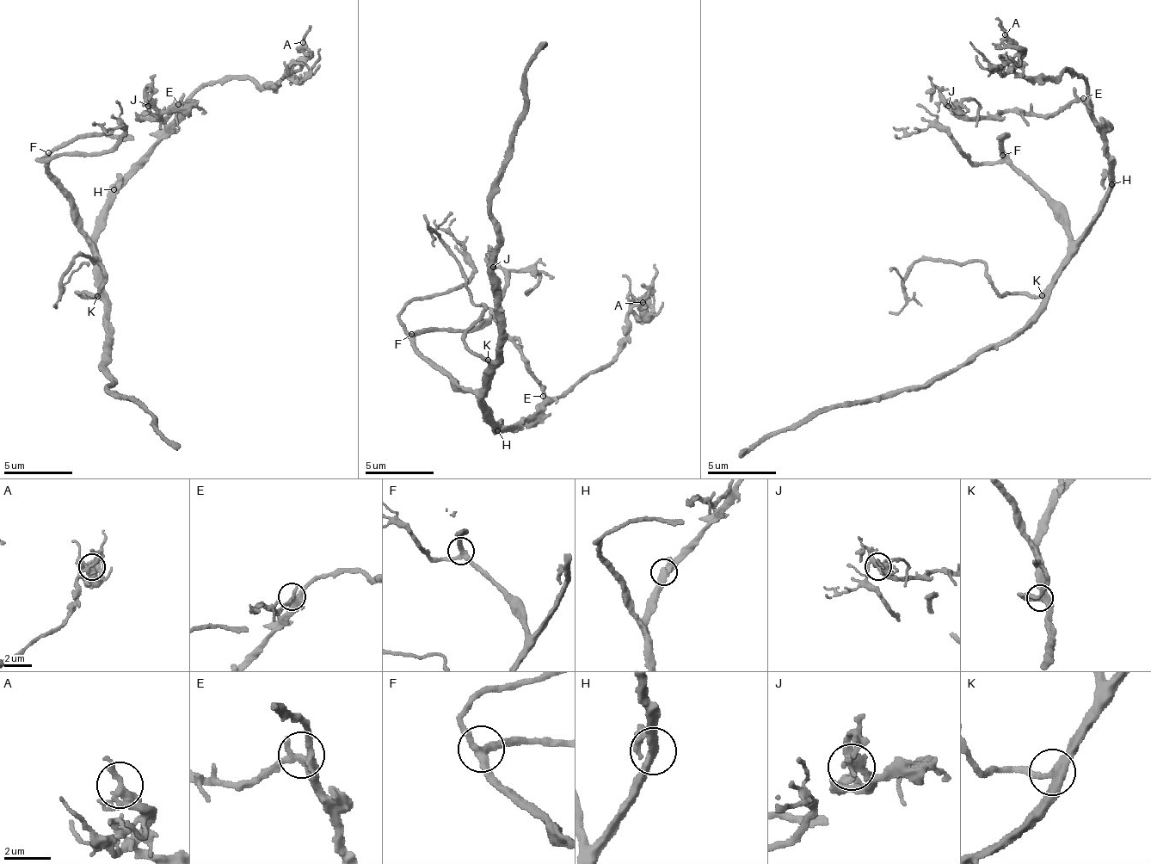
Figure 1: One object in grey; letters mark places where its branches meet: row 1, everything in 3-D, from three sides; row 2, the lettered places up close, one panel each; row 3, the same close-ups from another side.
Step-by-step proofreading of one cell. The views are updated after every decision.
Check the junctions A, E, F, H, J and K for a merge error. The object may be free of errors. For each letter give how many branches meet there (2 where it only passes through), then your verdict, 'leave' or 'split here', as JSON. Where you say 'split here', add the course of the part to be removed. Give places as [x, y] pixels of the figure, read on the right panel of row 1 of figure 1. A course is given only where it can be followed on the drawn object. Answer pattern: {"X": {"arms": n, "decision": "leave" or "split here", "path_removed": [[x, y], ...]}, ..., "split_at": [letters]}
{"A": {"arms": 3, "decision": "leave"}, "E": {"arms": 3, "decision": "leave"}, "F": {"arms": 3, "decision": "leave"}, "H": {"arms": 3, "decision": "split here", "path_removed": [[1111, 183], [1114, 158], [1080, 101], [1054, 112], [961, 116], [955, 108], [966, 97], [978, 105], [975, 126]]}, "J": {"arms": 3, "decision": "leave"}, "K": {"arms": 3, "decision": "leave"}, "split_at": ["H"]}

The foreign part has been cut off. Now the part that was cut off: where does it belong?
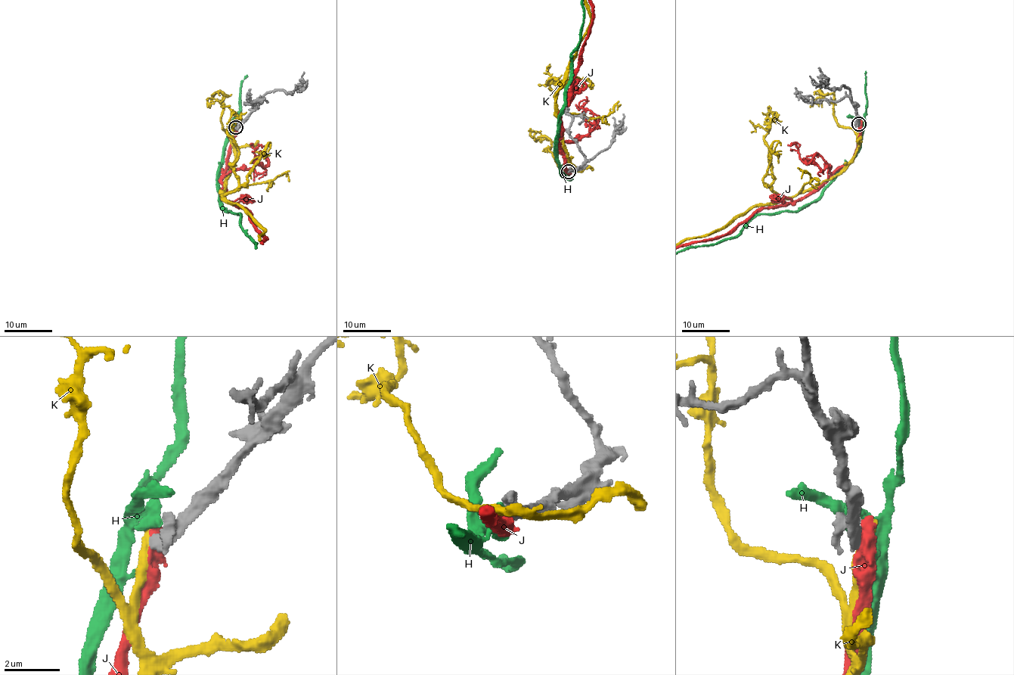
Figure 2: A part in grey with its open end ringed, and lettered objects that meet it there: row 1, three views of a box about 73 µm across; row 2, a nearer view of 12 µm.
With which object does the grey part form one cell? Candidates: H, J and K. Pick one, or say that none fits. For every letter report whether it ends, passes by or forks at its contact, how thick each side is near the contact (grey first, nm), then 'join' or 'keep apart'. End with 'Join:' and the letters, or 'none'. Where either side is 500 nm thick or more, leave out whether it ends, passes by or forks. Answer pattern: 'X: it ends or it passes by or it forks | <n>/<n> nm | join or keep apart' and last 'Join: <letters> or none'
H: it ends | 400/440 nm | keep apart
J: 280/600 nm | keep apart
K: it ends | 360/360 nm | keep apart
Join: none

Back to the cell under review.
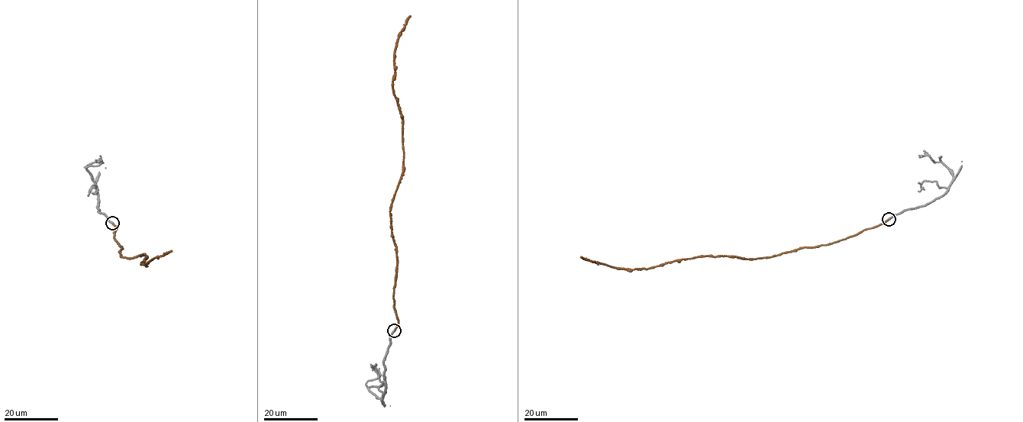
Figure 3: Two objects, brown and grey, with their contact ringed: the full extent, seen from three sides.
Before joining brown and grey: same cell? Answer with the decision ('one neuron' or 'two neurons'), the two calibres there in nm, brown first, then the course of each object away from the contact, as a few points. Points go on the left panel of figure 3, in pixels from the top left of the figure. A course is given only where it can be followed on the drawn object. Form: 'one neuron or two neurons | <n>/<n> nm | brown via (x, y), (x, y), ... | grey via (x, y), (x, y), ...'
one neuron | 300/400 nm | brown via (111, 223), (116, 228), (114, 236), (123, 248), (121, 256), (144, 254), (141, 264), (145, 265), (172, 250) | grey via (111, 223), (98, 210), (97, 188), (93, 178), (85, 166), (97, 165), (99, 161)

